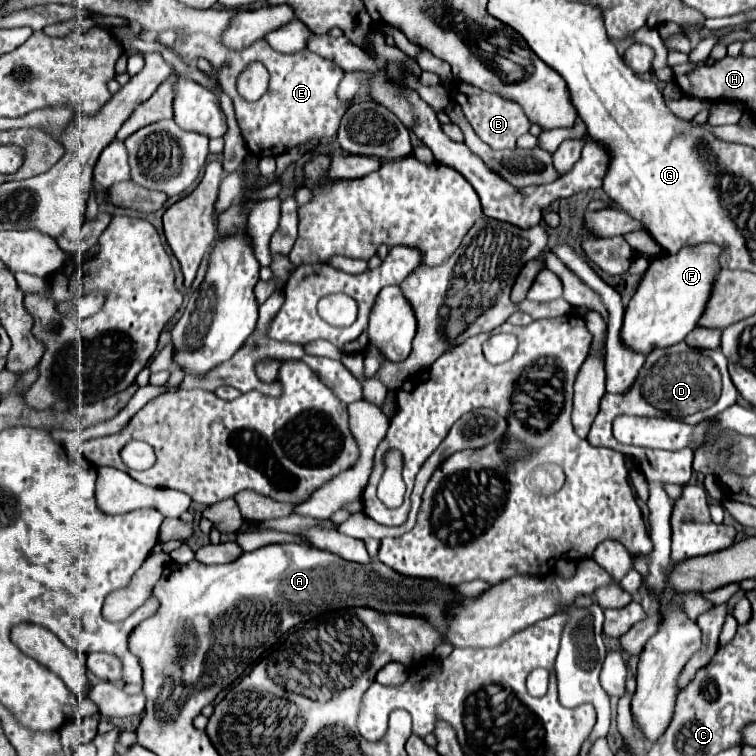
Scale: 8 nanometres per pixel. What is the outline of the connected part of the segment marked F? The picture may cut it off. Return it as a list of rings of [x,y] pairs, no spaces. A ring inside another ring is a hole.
[[[702,244],[694,248],[682,248],[678,254],[664,254],[650,262],[644,280],[624,312],[622,342],[632,352],[648,356],[656,348],[668,348],[686,338],[696,328],[704,306],[710,298],[712,280],[718,274],[718,246]]]

